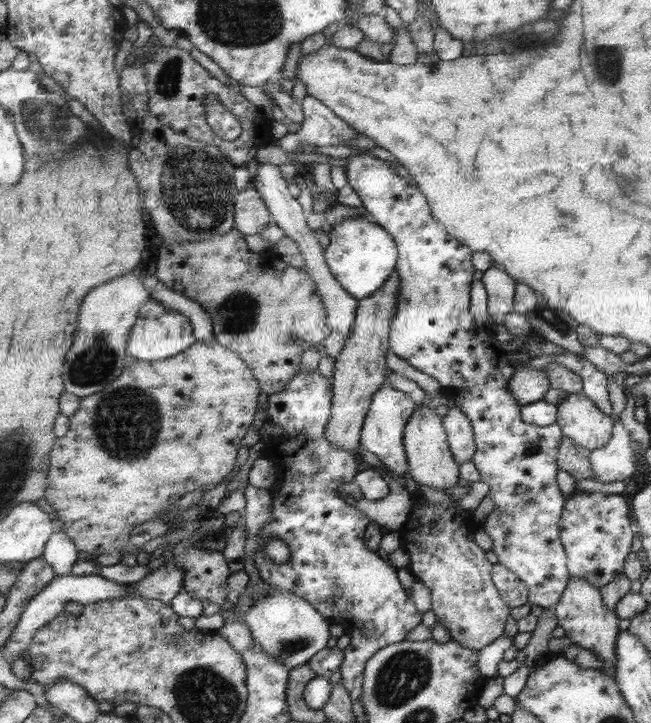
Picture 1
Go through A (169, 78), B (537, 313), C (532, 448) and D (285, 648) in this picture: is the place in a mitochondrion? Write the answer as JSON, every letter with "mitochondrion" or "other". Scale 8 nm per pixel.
{"A":"mitochondrion","B":"mitochondrion","C":"mitochondrion","D":"mitochondrion"}

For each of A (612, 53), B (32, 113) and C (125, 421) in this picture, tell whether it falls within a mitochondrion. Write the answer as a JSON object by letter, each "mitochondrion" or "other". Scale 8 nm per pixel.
{"A":"mitochondrion","B":"mitochondrion","C":"mitochondrion"}

